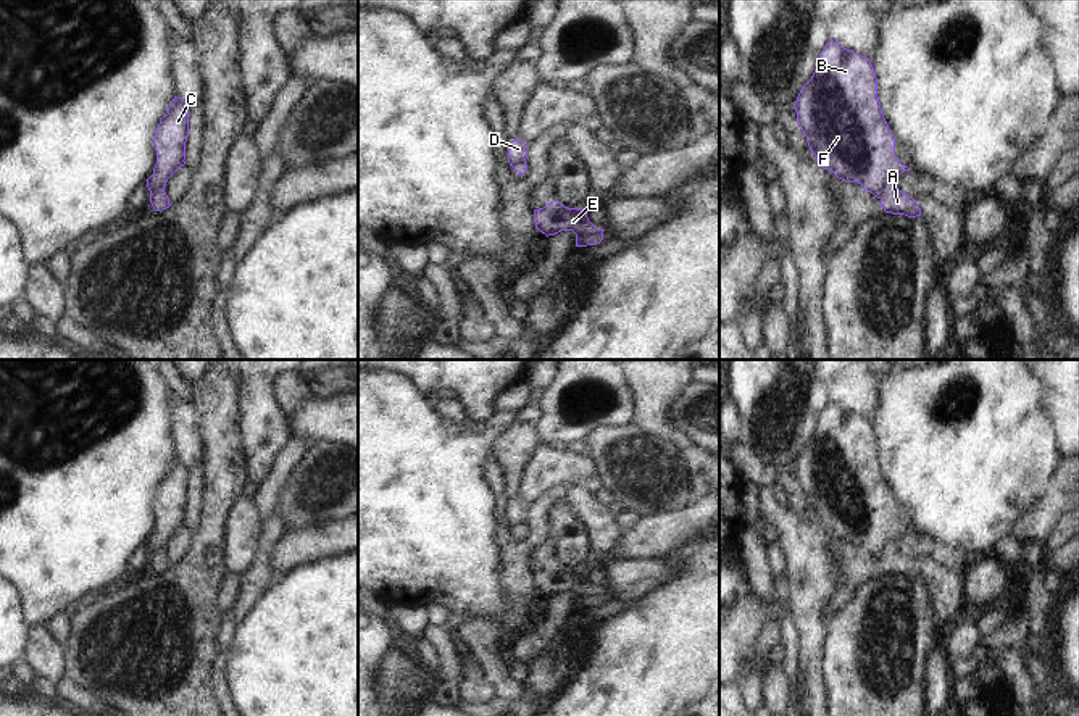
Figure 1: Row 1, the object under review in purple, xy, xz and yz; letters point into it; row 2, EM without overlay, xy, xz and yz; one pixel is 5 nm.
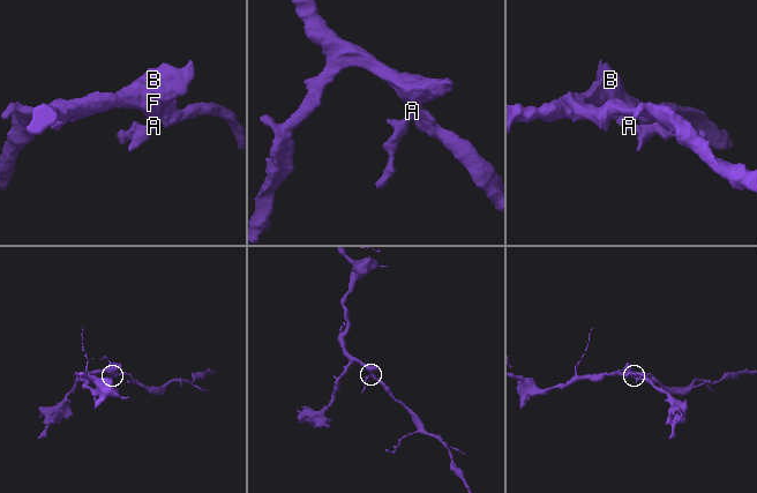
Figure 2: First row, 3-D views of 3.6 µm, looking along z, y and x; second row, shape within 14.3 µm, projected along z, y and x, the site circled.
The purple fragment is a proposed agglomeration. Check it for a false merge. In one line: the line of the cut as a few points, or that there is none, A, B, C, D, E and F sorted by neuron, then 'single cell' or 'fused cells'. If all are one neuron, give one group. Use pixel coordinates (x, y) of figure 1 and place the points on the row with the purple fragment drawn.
cut in yz along (891, 184), (878, 197); A / B C D E F; fused cells

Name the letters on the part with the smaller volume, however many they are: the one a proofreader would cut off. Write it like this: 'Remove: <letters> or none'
Remove: A

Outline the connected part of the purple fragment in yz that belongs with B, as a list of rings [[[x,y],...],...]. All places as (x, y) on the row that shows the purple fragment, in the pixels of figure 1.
[[[829,40],[794,108],[818,164],[839,179],[858,182],[879,198],[885,185],[892,185],[902,173],[910,169],[895,156],[895,137],[882,114],[877,77],[869,58]]]

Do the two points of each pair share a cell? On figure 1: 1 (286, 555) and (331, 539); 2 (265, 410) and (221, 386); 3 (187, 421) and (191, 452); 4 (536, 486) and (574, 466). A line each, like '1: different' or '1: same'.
1: same
2: different
3: same
4: same

